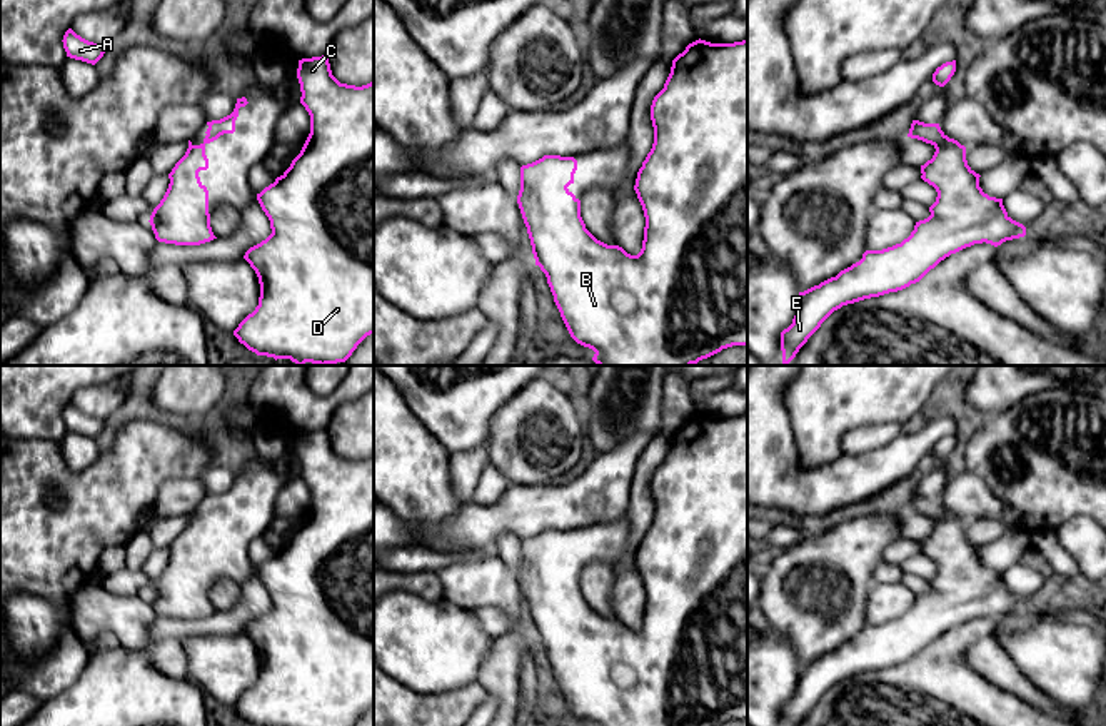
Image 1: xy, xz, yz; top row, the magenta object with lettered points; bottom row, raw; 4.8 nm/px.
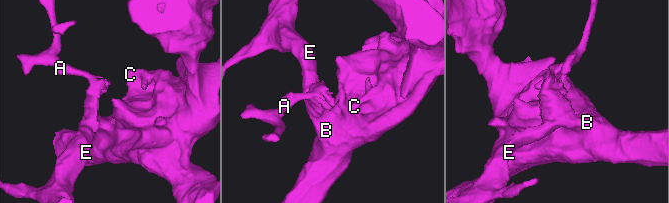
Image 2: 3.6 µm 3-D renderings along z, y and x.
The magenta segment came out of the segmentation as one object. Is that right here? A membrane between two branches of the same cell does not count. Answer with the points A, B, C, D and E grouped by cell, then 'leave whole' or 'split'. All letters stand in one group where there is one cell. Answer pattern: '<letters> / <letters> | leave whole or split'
A B C D E | leave whole

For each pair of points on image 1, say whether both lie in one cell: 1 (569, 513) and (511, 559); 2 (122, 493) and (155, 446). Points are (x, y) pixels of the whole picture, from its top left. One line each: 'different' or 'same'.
1: different
2: same

